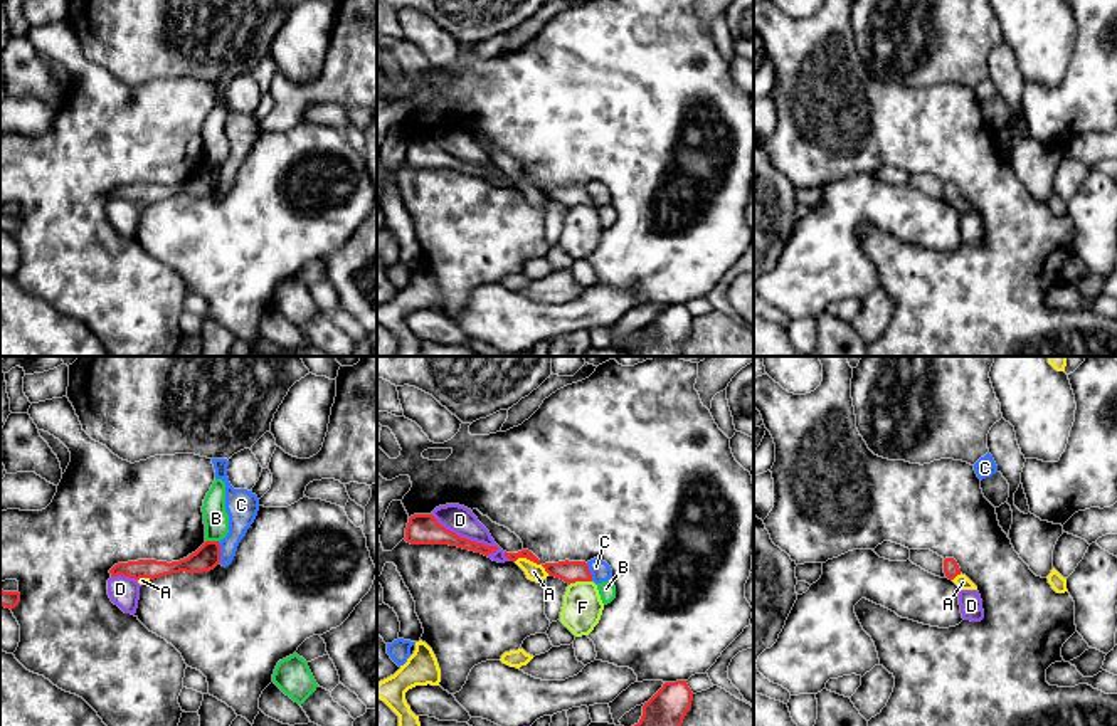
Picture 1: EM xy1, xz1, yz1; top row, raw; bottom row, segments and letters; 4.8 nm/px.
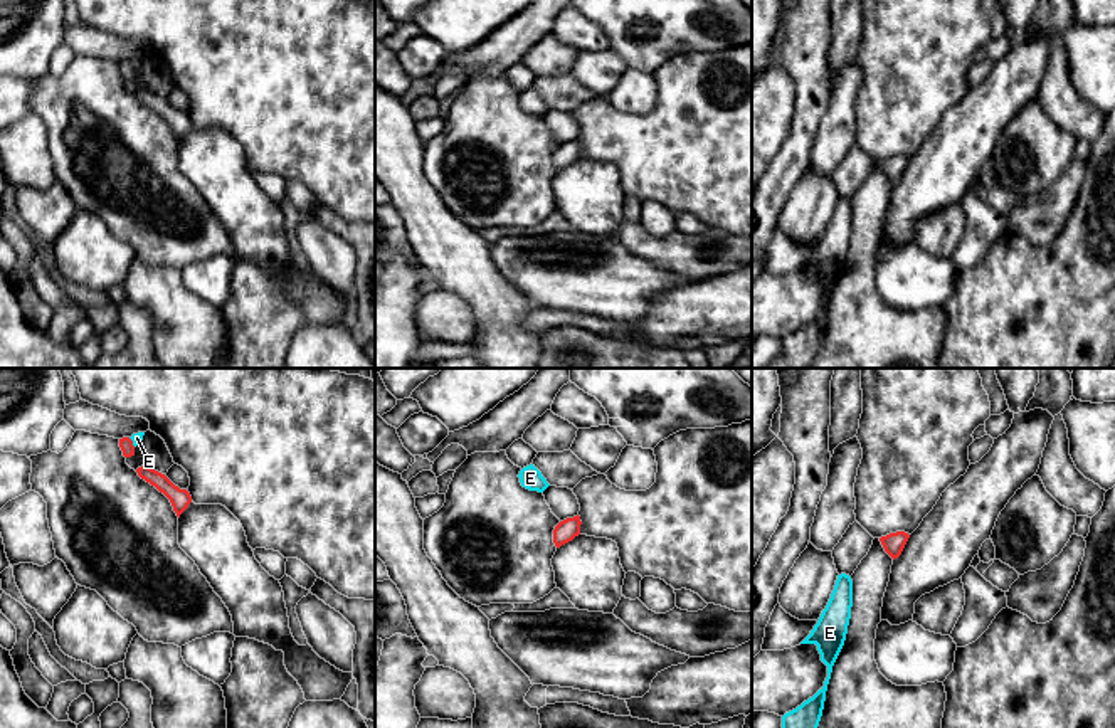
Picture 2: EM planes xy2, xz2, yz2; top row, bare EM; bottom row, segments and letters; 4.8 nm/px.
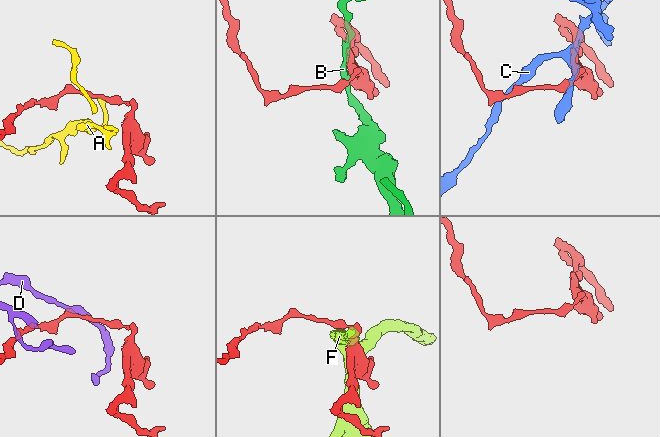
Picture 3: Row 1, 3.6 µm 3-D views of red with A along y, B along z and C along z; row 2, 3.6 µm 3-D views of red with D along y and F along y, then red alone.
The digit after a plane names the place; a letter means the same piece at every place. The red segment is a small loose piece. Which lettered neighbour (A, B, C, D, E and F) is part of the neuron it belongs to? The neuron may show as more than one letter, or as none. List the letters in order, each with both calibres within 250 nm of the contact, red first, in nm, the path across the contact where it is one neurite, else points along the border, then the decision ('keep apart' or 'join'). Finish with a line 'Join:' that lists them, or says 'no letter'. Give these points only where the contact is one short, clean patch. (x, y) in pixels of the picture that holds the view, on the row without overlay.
A: 50/90 nm | along xz1 (515, 184), (532, 184), (549, 197) | keep apart
B: 120/120 nm | keep apart
C: 120/160 nm | along xy1 (217, 165), (221, 185) | keep apart
D: 140/140 nm | keep apart
E: 70/50 nm | along xy2 (128, 61), (135, 69) | keep apart
F: 110/190 nm | along xz1 (591, 204), (576, 204), (569, 209) | keep apart
Join: no letter

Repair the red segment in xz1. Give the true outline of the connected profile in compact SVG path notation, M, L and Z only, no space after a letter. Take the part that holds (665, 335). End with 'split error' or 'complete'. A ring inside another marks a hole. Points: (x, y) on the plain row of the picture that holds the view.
M686 304L664 306L643 329L643 339L629 356L680 356L691 331L693 316Z; complete

